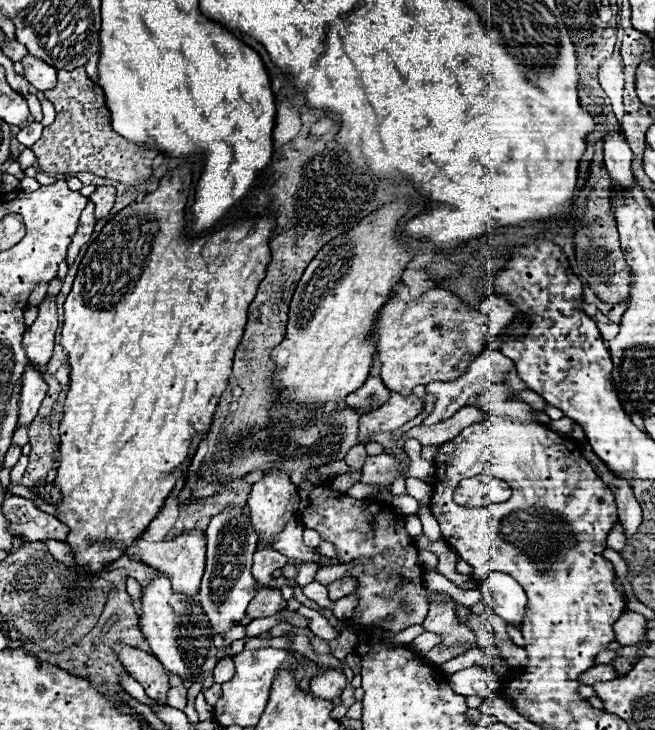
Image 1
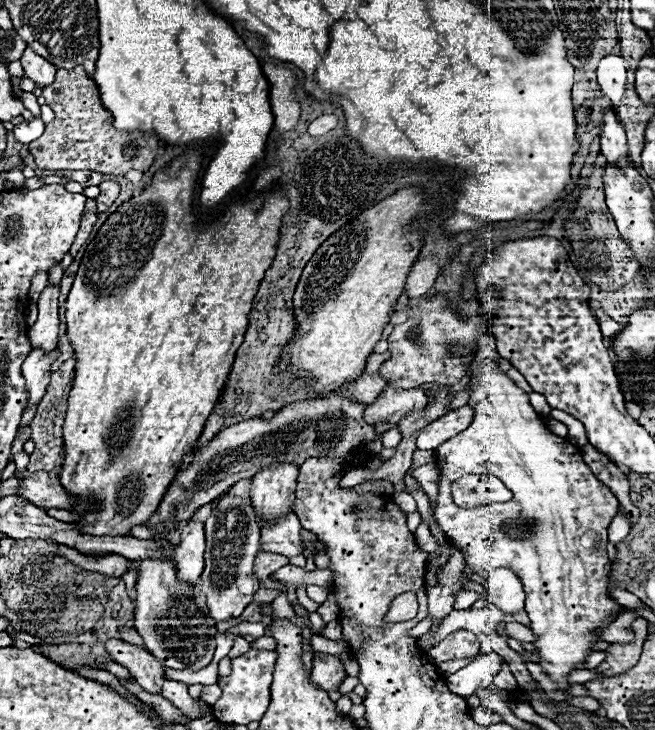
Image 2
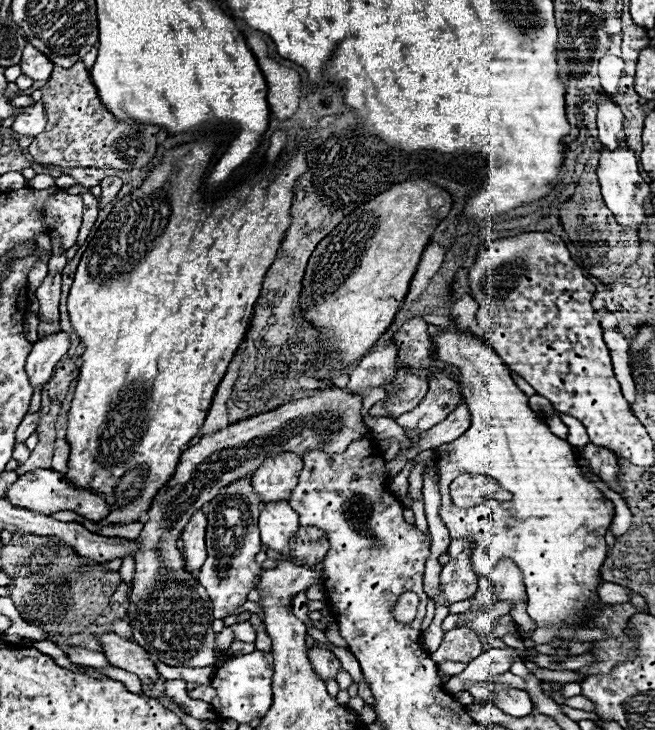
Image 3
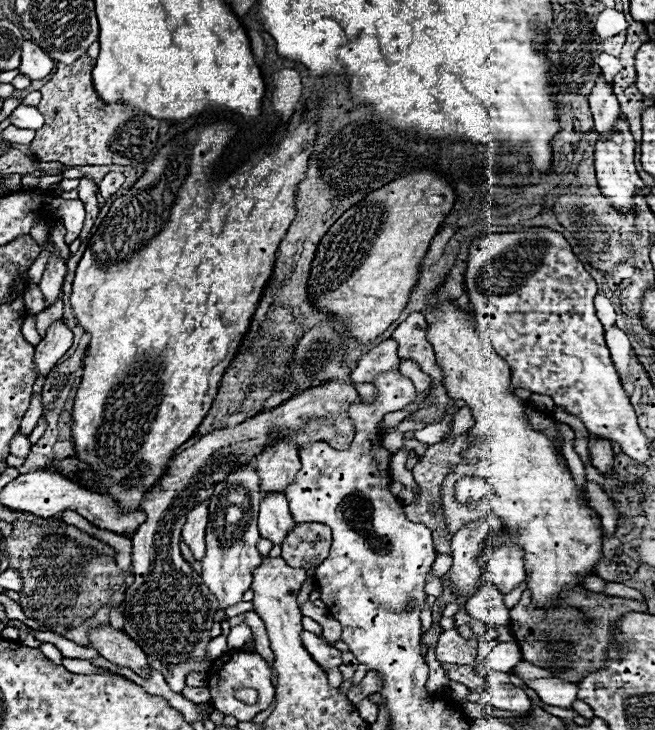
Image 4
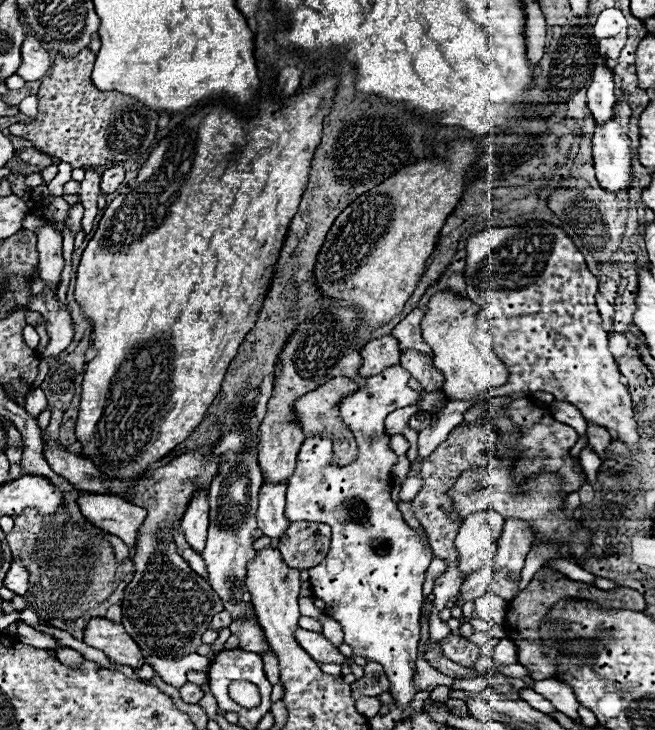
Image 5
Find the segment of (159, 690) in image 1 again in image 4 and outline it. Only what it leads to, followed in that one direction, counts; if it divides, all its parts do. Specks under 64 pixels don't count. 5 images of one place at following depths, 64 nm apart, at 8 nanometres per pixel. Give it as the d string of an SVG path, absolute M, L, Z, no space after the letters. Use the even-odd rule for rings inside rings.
M110 624L96 626L90 630L88 638L90 638L90 646L98 650L100 656L108 658L112 664L132 668L142 678L150 676L146 654L132 638L128 638L124 630L116 630Z

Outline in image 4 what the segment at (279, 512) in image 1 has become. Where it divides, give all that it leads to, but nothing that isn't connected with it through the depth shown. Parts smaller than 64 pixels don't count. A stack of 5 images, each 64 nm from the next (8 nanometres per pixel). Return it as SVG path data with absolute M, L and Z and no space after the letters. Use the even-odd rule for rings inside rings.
M278 440L268 444L262 454L258 454L258 476L260 476L260 490L270 492L278 490L284 492L286 486L294 480L296 472L300 470L298 458L298 444Z

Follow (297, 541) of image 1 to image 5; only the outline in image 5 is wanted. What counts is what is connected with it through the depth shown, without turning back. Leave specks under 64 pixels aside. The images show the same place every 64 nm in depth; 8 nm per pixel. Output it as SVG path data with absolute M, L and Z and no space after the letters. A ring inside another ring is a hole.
M266 480L262 482L262 488L258 494L256 520L258 520L258 528L270 538L280 538L290 526L284 518L286 490L288 490L286 482L280 482L280 484L272 484Z

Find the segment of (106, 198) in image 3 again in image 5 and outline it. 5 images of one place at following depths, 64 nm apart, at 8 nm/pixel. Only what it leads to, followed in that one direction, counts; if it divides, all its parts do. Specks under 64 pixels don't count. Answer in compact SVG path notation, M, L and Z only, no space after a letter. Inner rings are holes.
M112 166L112 168L108 168L108 170L102 172L102 184L100 184L100 188L102 188L104 194L112 194L122 180L124 180L124 168L122 166Z

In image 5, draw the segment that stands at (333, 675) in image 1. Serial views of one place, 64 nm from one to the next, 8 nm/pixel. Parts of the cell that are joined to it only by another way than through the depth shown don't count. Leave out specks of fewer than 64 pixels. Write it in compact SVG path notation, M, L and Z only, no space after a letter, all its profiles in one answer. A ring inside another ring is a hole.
M296 628L294 636L298 640L298 644L310 654L310 658L314 658L316 662L322 664L342 664L346 660L344 654L340 654L338 650L334 650L334 646L330 646L330 642L316 632L304 630L304 628Z

